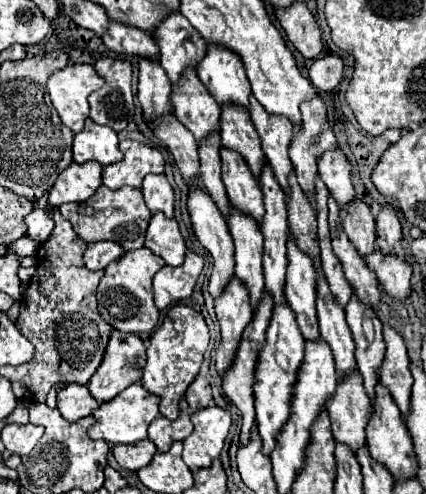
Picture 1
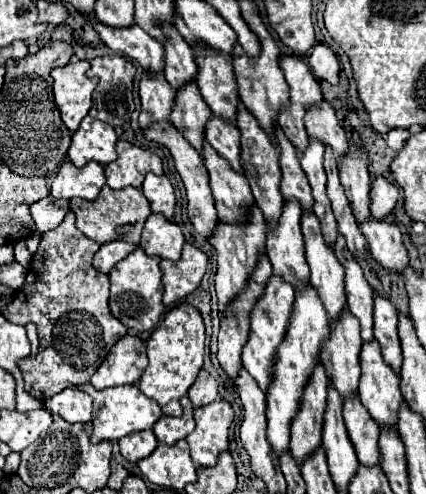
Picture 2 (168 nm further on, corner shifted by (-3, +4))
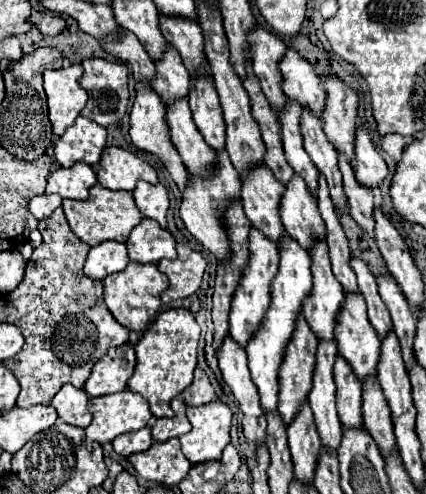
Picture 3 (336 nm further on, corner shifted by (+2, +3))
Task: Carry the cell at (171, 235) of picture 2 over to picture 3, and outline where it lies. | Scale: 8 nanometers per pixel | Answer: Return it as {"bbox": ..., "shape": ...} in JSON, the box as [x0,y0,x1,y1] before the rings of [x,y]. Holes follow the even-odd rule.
{"bbox":[128,219,176,263],"shape":[[[142,219],[130,233],[128,241],[128,257],[134,263],[158,263],[160,259],[176,257],[176,241],[174,237],[156,225],[152,219]]]}

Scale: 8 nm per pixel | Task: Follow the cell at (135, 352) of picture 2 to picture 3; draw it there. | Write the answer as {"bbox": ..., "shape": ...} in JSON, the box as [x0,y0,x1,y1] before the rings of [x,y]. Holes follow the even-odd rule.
{"bbox":[84,343,136,397],"shape":[[[126,343],[116,349],[108,349],[108,353],[94,365],[92,375],[84,385],[84,391],[90,397],[102,397],[124,391],[128,379],[134,373],[134,367],[136,357],[132,345]]]}

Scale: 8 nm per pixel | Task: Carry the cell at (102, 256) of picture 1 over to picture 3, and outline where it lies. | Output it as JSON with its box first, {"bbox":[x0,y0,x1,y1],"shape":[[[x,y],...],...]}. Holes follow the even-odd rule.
{"bbox":[84,241,130,281],"shape":[[[108,241],[108,243],[100,243],[90,249],[86,265],[84,265],[84,273],[90,279],[102,281],[104,277],[108,277],[112,273],[122,271],[128,263],[130,263],[130,259],[126,253],[126,245]]]}

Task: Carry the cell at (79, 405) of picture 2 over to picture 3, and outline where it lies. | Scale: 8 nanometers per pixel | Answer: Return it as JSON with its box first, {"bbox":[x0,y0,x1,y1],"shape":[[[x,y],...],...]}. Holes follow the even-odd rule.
{"bbox":[50,385,92,427],"shape":[[[64,385],[50,405],[58,411],[64,423],[74,427],[86,427],[92,421],[88,401],[90,397],[84,389],[76,389],[74,385]]]}

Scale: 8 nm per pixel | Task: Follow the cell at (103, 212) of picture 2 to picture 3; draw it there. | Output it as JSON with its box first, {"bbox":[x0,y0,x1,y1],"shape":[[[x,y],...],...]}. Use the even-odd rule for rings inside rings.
{"bbox":[62,183,142,247],"shape":[[[96,183],[90,189],[90,197],[84,201],[72,201],[72,199],[64,199],[62,201],[66,219],[70,223],[70,229],[90,247],[102,243],[102,241],[120,241],[126,243],[130,231],[142,221],[140,211],[136,209],[134,197],[128,191],[110,191],[106,187],[102,187],[100,183]]]}

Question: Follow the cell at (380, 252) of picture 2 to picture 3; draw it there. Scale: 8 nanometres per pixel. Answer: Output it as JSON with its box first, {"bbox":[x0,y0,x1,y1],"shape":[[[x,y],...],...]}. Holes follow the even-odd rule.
{"bbox":[338,153,374,235],"shape":[[[342,153],[338,155],[338,163],[340,163],[340,171],[342,171],[342,185],[344,185],[344,193],[348,197],[348,209],[350,215],[354,217],[354,221],[372,235],[374,229],[374,195],[372,189],[360,185],[354,177],[354,169],[348,161],[348,157],[344,157]]]}

